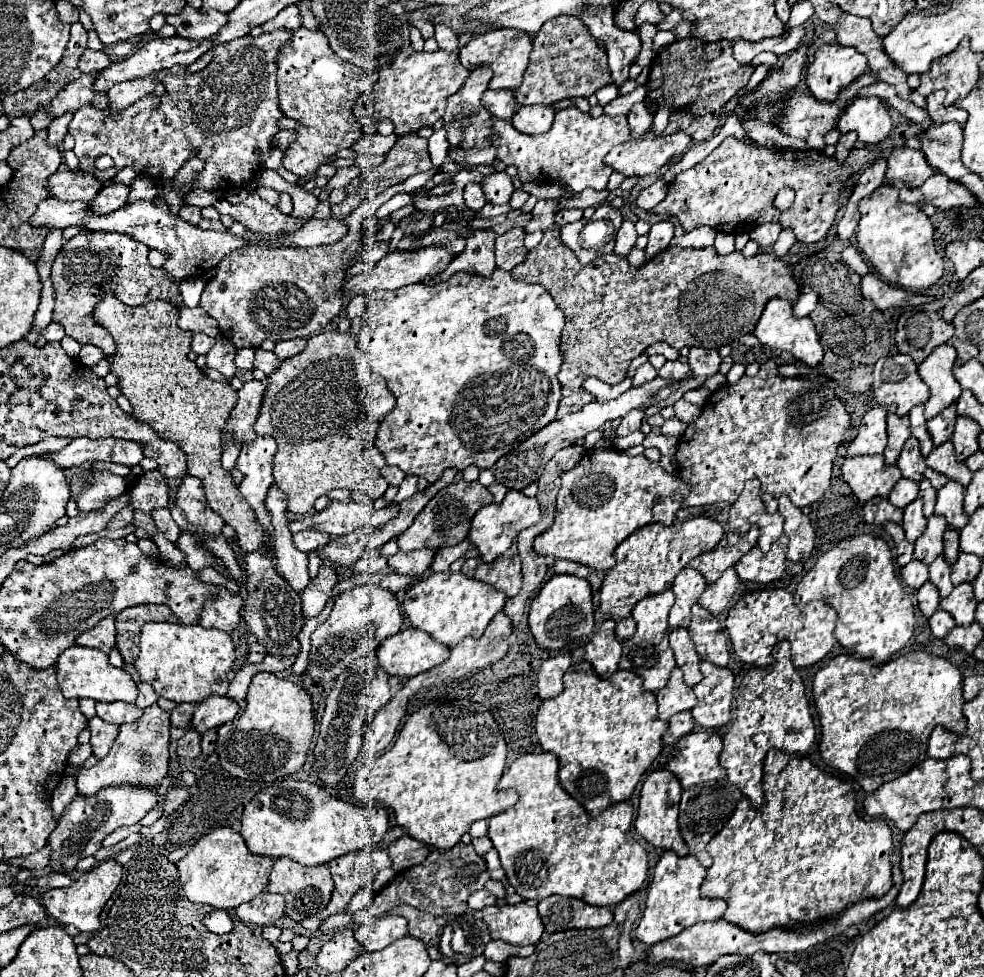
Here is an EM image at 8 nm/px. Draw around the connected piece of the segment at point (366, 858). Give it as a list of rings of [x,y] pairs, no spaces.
[[[378,847],[352,851],[352,853],[346,853],[344,857],[330,861],[328,867],[330,867],[330,873],[332,873],[332,879],[336,885],[332,899],[322,913],[318,913],[316,917],[304,919],[302,927],[308,931],[316,931],[318,925],[326,917],[330,917],[338,911],[344,911],[344,907],[348,905],[352,895],[358,889],[366,887],[374,879],[374,875],[388,865],[390,865],[388,853],[384,849],[378,849]]]

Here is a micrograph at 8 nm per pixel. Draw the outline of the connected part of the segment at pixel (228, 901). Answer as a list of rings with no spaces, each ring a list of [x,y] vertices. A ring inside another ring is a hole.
[[[220,827],[192,845],[186,857],[176,865],[180,873],[180,885],[188,901],[210,905],[214,909],[236,909],[266,889],[272,863],[274,861],[270,857],[252,855],[240,833],[232,831],[230,827]]]

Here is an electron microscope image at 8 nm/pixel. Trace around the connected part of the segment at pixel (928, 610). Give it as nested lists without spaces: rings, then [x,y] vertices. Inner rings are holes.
[[[926,581],[918,591],[916,591],[916,599],[918,599],[918,607],[922,611],[924,617],[932,617],[938,609],[938,601],[940,601],[940,593],[936,589],[934,583]]]

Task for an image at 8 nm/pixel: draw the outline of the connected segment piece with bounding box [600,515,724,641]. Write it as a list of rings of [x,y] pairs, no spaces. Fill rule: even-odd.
[[[698,515],[686,521],[678,521],[670,527],[662,523],[652,523],[640,527],[636,533],[626,537],[616,549],[616,565],[606,573],[600,589],[600,611],[616,621],[616,633],[620,641],[626,641],[636,631],[636,621],[630,617],[634,605],[646,595],[662,593],[672,587],[674,577],[680,569],[688,565],[690,559],[704,551],[714,549],[724,535],[718,521]]]

